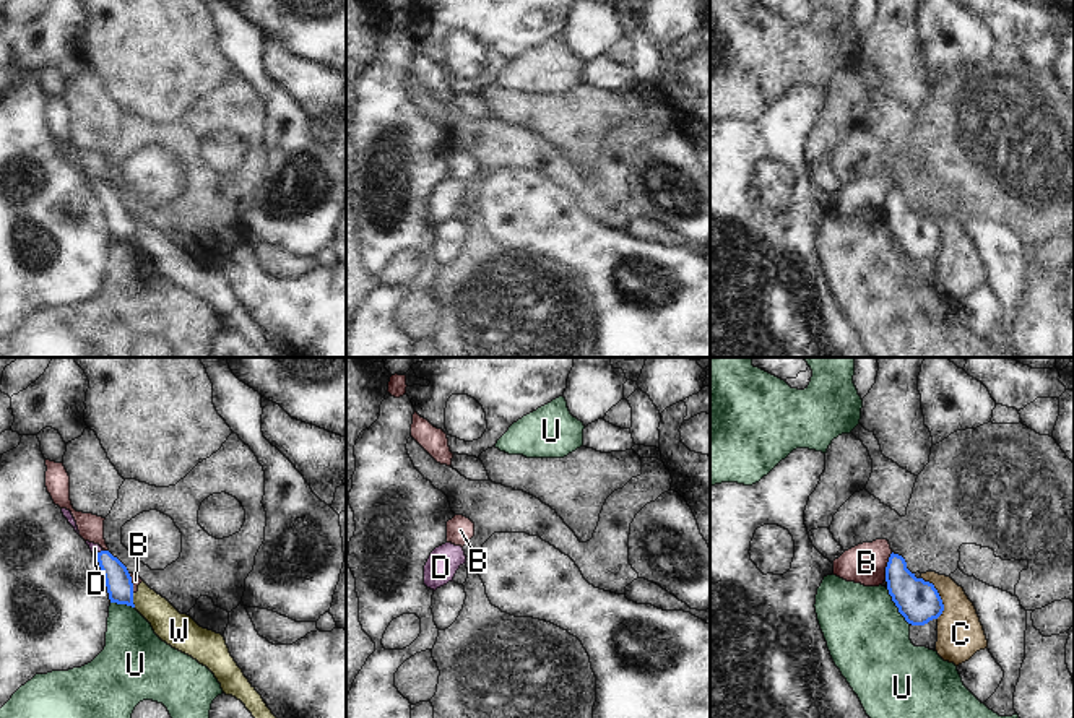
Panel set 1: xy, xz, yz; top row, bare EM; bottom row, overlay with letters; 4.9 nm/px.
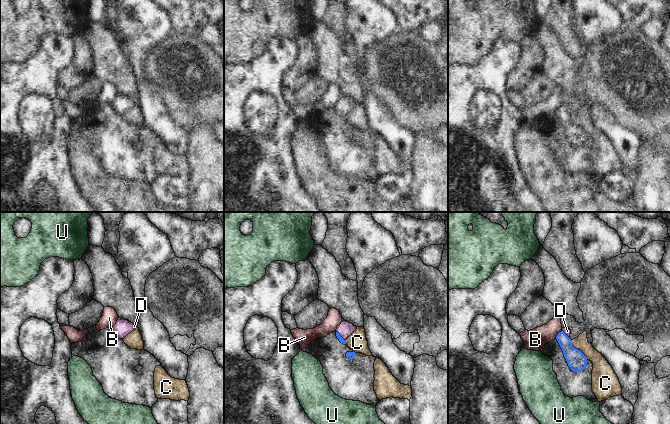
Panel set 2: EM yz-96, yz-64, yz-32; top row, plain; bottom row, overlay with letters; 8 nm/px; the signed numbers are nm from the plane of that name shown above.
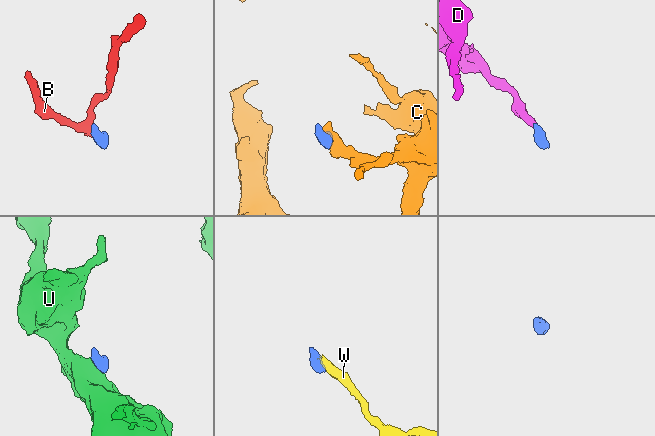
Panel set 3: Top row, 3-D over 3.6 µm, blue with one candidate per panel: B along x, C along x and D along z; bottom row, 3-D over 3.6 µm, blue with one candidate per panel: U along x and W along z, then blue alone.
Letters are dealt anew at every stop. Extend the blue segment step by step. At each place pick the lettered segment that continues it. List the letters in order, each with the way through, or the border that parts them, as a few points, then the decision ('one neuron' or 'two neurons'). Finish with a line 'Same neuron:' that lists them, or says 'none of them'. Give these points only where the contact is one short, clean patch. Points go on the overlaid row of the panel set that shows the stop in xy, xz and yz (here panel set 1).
B: along yz (892, 553), (884, 579) | two neurons
C: along yz (922, 577), (933, 585), (941, 600), (943, 613), (938, 618) | two neurons
D: across xy (117, 579), (101, 551), (95, 548) | one neuron
U: along yz (886, 588), (897, 611), (909, 624) | two neurons
W: along xy (132, 593), (135, 606) | two neurons
Same neuron: D

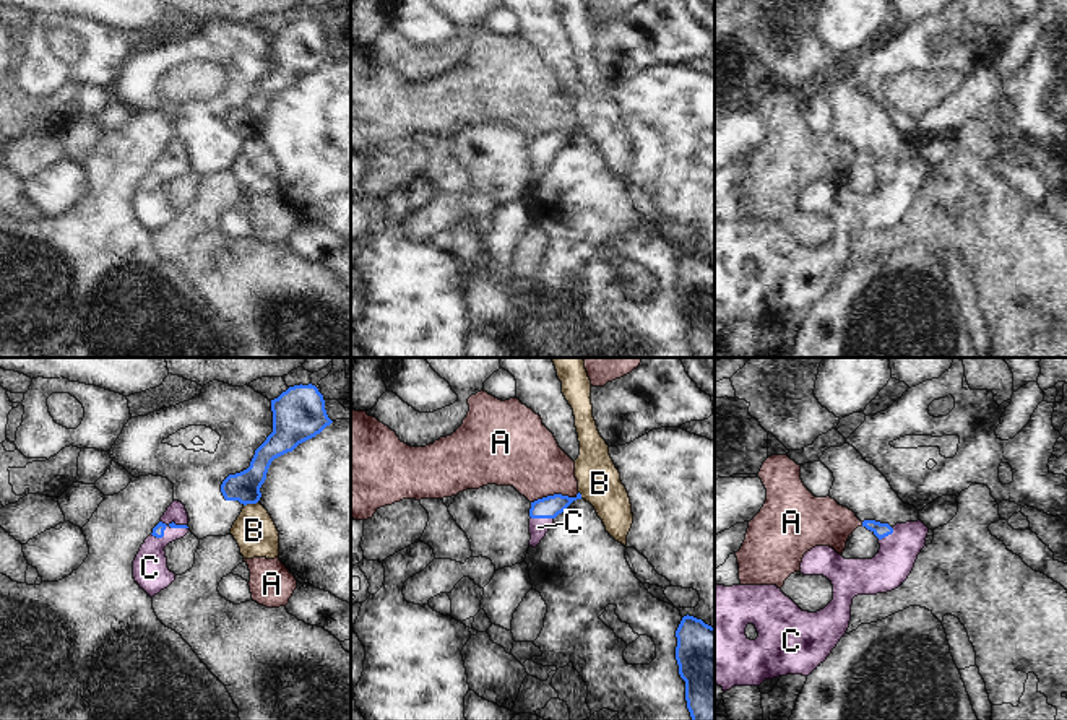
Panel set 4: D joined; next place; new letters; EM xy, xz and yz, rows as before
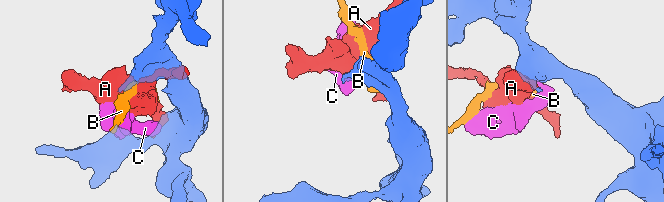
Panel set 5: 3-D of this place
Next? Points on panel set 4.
A: along xz (578, 493), (574, 496), (548, 494), (531, 503) | two neurons
B: along xy (257, 501), (244, 506) | two neurons
C: across xz (548, 507), (543, 517), (538, 527) | one neuron
Same neuron: C

